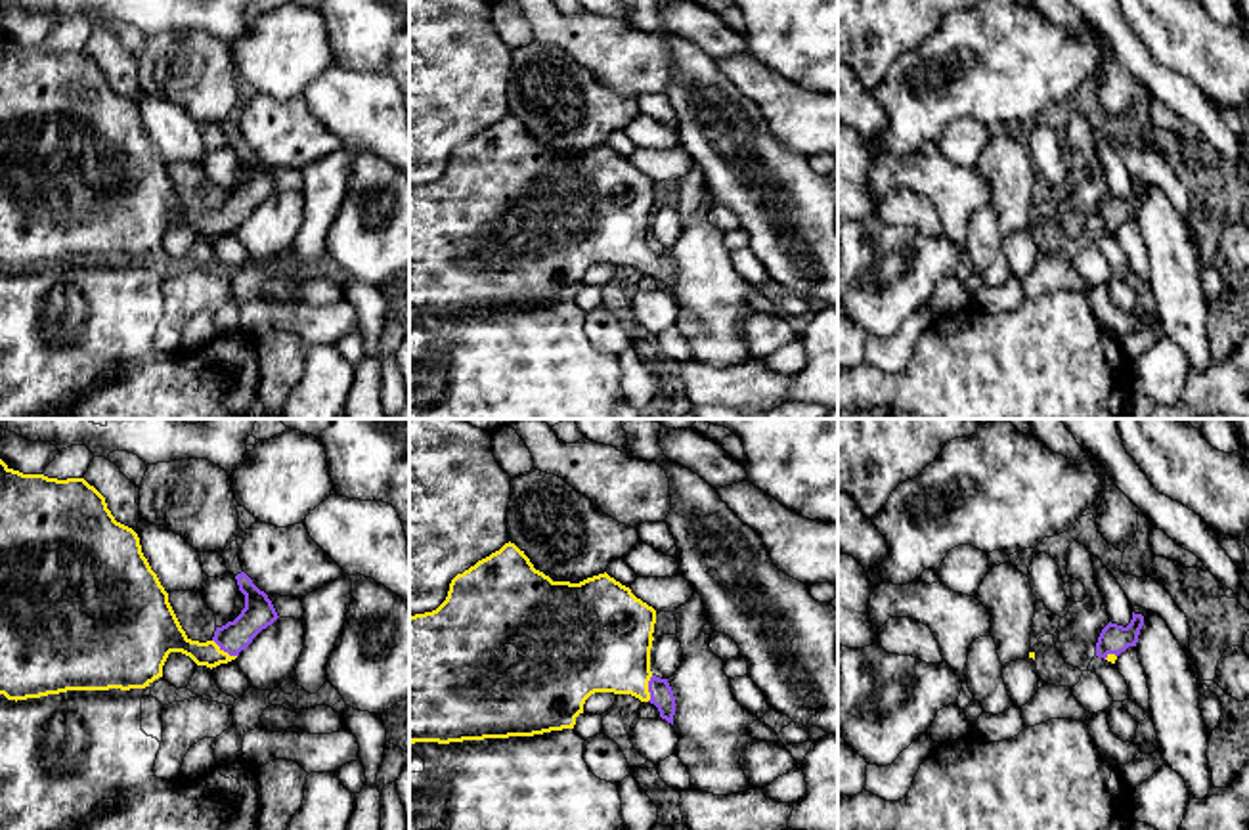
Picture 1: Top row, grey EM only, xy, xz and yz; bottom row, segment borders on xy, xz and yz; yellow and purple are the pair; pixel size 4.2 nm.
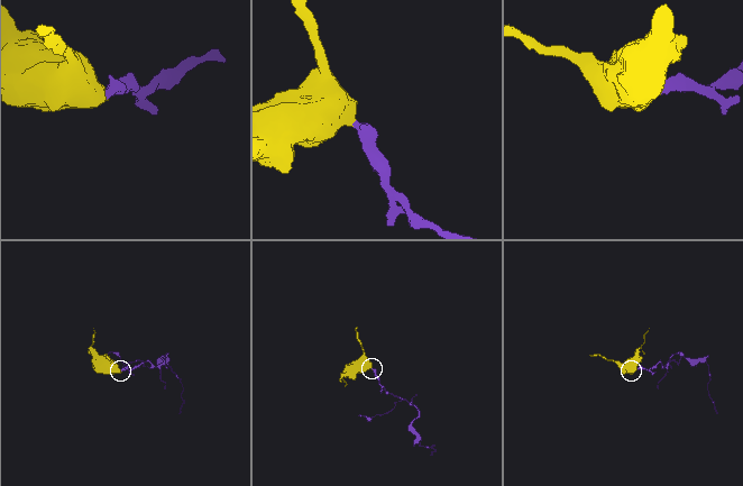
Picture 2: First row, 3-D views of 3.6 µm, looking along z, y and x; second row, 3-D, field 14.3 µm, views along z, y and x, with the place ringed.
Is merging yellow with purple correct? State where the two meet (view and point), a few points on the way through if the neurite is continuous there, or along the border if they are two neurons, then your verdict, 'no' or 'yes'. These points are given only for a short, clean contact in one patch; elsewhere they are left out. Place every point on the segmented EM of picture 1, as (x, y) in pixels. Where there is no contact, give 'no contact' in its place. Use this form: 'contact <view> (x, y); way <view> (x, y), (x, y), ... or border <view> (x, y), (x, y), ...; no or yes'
contact xy (222, 651); way xy (165, 635), (196, 651), (222, 651), (259, 612); yes

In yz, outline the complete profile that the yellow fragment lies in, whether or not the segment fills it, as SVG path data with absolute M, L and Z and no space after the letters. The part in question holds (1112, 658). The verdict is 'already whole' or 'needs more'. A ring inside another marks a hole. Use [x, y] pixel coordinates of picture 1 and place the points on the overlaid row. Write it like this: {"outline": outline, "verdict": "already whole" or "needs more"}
{"outline": "M1132 612L1132 620L1127 627L1107 623L1096 643L1096 656L1115 664L1117 656L1128 646L1136 646L1144 616Z", "verdict": "needs more"}

